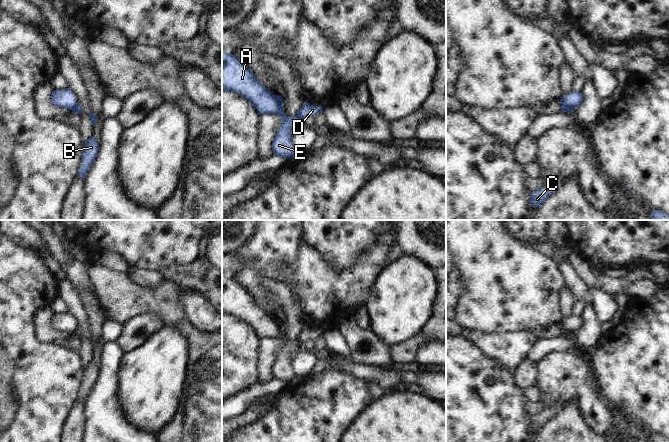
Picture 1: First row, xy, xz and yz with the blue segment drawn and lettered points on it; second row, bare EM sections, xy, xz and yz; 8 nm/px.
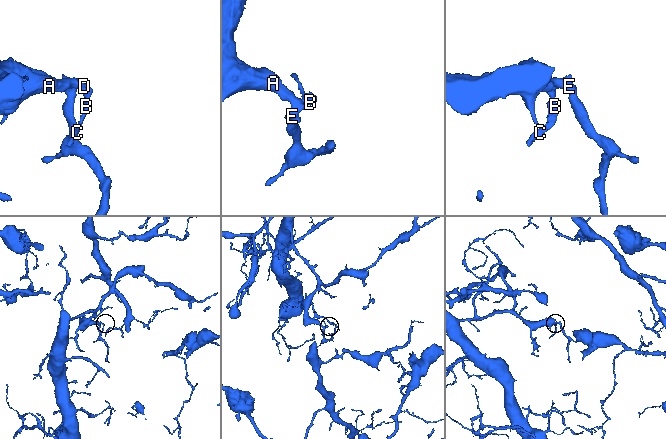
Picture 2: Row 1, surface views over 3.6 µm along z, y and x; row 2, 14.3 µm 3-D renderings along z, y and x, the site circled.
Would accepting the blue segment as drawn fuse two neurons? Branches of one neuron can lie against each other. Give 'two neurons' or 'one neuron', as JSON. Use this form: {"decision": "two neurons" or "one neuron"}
{"decision": "two neurons"}

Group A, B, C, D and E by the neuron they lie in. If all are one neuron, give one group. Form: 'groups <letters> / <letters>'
groups A E / B C D

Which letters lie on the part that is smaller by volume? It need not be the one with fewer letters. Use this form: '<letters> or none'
B, C, D

